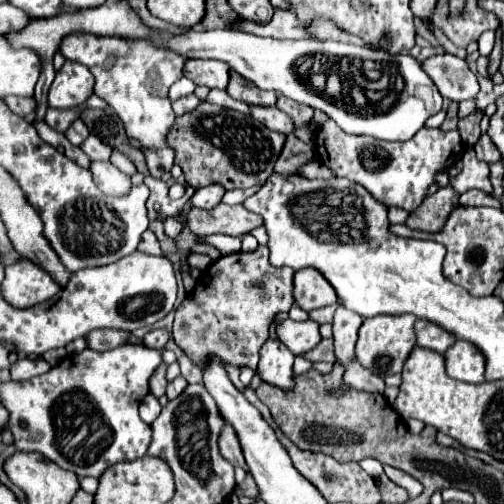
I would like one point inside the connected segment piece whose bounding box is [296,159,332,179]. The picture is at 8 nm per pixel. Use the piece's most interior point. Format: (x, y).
(315, 169)

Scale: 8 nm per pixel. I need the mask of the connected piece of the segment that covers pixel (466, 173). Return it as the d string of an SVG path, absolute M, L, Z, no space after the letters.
M472 159L472 161L466 161L464 163L464 171L458 173L450 185L458 191L458 193L464 193L468 189L480 189L488 195L492 195L492 183L488 179L488 165L484 161L478 161L478 159Z

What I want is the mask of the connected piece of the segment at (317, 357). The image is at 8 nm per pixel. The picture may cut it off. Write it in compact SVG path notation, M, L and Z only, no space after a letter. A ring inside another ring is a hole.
M322 339L312 351L308 351L308 355L302 355L304 359L316 363L316 361L326 361L326 363L334 363L336 355L334 355L334 343L332 339Z

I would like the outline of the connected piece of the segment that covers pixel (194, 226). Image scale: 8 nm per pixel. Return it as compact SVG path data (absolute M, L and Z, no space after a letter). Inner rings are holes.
M220 203L218 207L206 211L206 209L190 209L186 213L188 227L194 235L206 237L212 233L222 233L222 235L234 235L242 237L250 233L254 227L262 225L260 215L246 211L242 205L224 205Z

